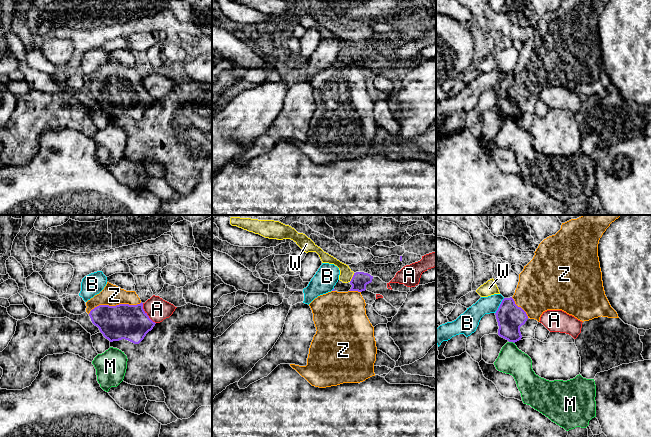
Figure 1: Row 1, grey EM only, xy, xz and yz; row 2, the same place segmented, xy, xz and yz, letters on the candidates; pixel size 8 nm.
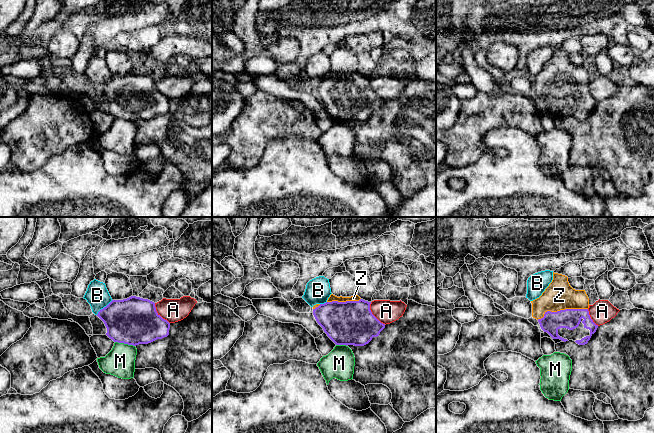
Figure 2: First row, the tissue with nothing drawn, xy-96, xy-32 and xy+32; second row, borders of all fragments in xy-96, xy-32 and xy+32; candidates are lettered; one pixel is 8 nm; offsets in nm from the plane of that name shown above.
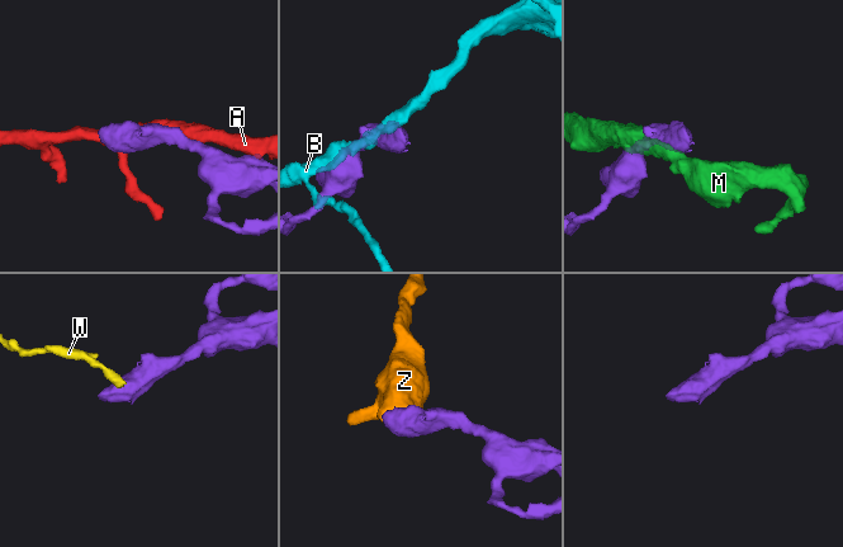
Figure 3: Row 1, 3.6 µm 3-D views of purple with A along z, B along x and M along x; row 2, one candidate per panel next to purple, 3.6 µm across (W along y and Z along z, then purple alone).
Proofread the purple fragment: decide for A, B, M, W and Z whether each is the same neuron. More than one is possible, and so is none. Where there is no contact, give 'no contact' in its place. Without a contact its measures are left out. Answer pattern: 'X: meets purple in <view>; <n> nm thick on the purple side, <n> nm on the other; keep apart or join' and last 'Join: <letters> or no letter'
A: meets purple in xy; 280 nm thick on the purple side, 180 nm on the other; keep apart
B: meets purple in yz; 220 nm thick on the purple side, 150 nm on the other; keep apart
M: meets purple in yz; 220 nm thick on the purple side, 220 nm on the other; keep apart
W: meets purple in xz; 130 nm thick on the purple side, 100 nm on the other; keep apart
Z: meets purple in xy; 280 nm thick on the purple side, 170 nm on the other; join
Join: Z

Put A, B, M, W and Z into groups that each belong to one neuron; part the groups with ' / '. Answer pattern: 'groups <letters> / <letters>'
groups A / B / M / W / Z

